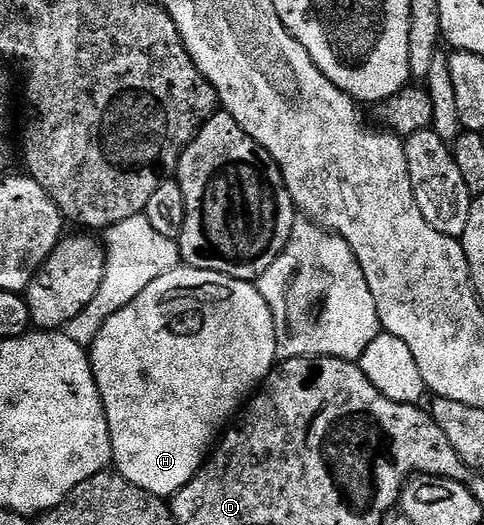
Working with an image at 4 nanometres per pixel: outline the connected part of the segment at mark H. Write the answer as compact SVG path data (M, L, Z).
M180 266L169 270L169 274L161 274L157 282L149 282L149 286L145 286L145 290L141 290L141 294L137 294L137 298L129 302L129 306L117 310L117 314L110 316L101 326L95 341L89 345L89 355L97 390L103 399L103 409L109 422L111 458L114 467L119 475L133 482L133 486L141 486L141 490L151 492L155 496L170 498L197 475L208 459L209 453L216 447L221 433L232 423L231 415L235 411L238 413L244 407L248 397L267 379L271 369L276 367L277 330L273 322L273 310L269 310L269 302L265 302L265 298L252 281L238 280L213 270Z

